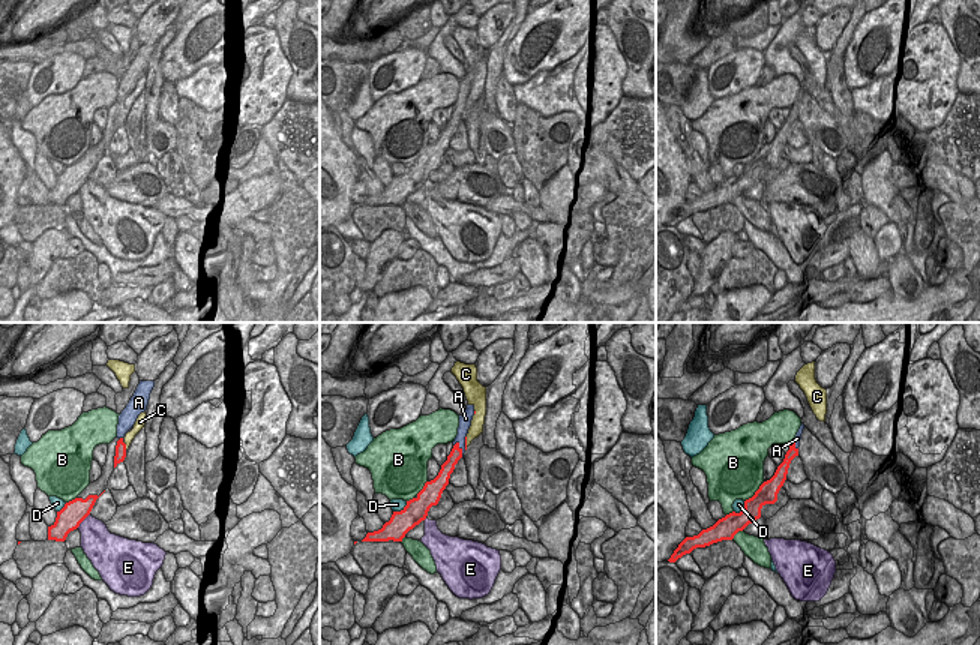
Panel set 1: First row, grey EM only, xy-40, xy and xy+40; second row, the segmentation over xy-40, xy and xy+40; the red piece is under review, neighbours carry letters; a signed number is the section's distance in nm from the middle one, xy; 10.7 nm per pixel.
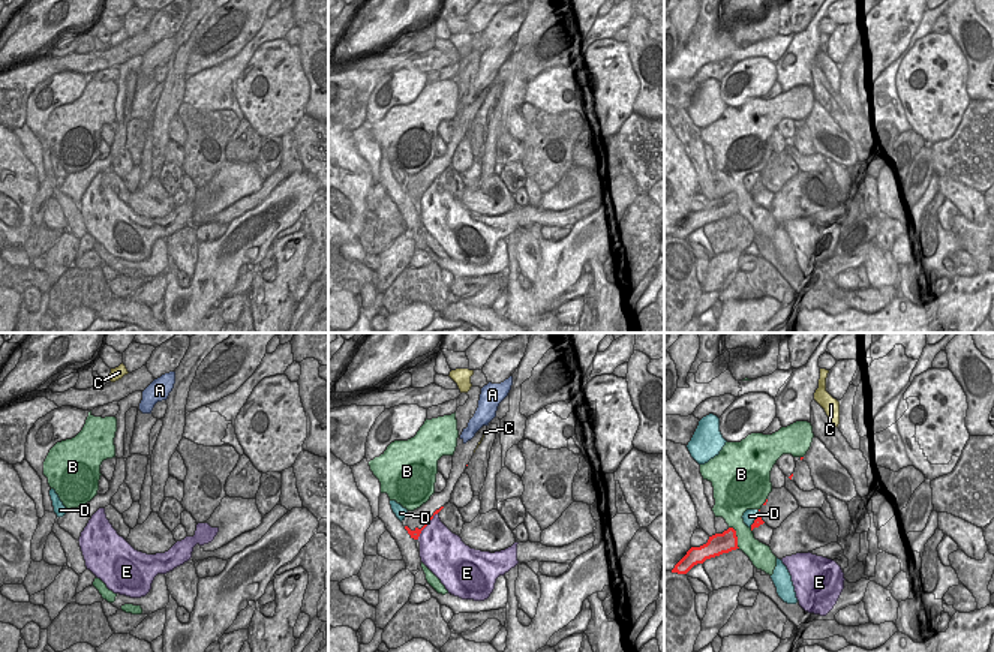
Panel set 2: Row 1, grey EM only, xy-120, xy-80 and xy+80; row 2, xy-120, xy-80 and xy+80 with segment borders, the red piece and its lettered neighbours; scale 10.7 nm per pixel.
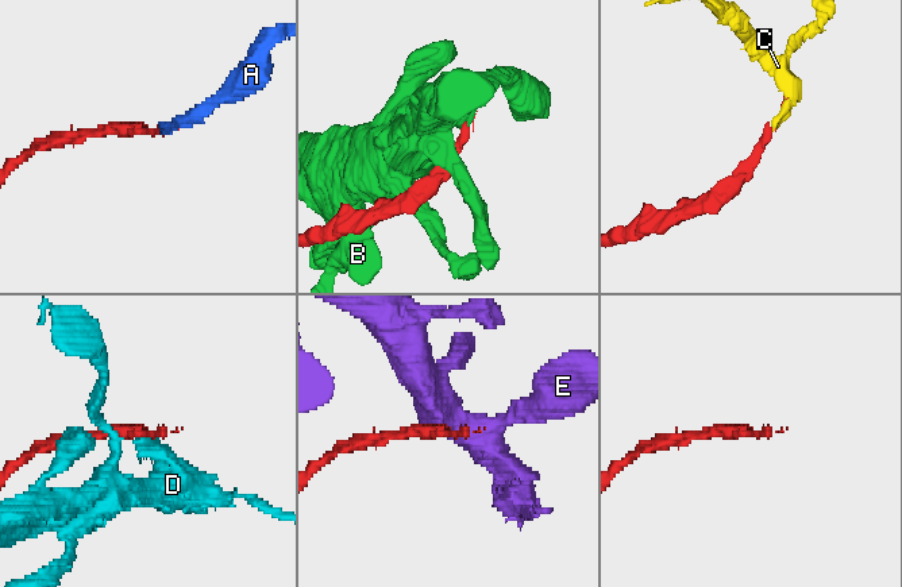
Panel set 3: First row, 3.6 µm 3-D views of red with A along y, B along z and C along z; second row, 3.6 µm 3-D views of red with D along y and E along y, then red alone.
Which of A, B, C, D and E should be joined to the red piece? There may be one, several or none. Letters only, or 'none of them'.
A

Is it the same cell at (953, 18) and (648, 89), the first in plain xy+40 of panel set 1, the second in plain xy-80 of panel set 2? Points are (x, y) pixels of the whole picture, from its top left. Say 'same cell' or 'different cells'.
same cell

